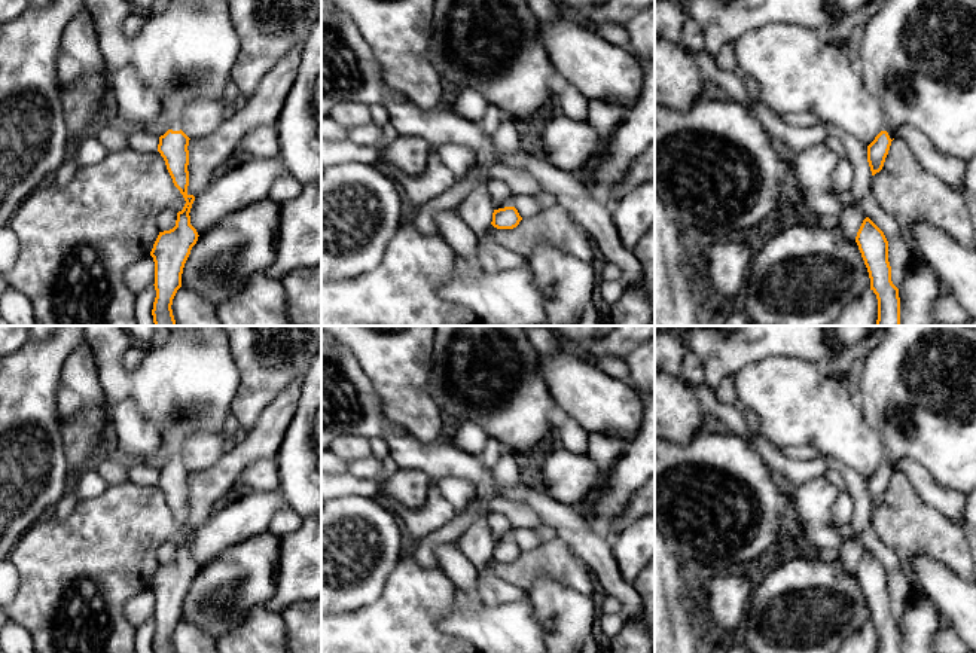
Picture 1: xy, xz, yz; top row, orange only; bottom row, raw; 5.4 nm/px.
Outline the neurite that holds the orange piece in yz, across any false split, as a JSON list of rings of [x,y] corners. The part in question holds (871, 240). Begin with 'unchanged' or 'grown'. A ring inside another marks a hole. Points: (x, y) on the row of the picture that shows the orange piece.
unchanged; [[[866,217],[857,232],[855,242],[870,278],[870,290],[878,299],[876,326],[900,326],[899,289],[891,281],[888,241],[884,232]]]

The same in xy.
grown; [[[170,0],[162,13],[143,13],[140,31],[129,40],[128,64],[171,110],[171,126],[159,137],[158,152],[186,204],[176,226],[159,232],[150,256],[155,262],[153,326],[176,326],[173,299],[198,232],[190,225],[195,201],[189,186],[189,137],[179,126],[184,104],[195,98],[225,97],[240,54],[240,37],[226,0]]]

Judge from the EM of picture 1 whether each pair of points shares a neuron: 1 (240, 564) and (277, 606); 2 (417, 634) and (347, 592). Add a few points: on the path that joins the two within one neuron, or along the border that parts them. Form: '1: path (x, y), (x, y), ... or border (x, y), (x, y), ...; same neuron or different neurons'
1: border (278, 564), (274, 594), (264, 606); different neurons
2: border (389, 576), (377, 598), (363, 606), (336, 613); different neurons

